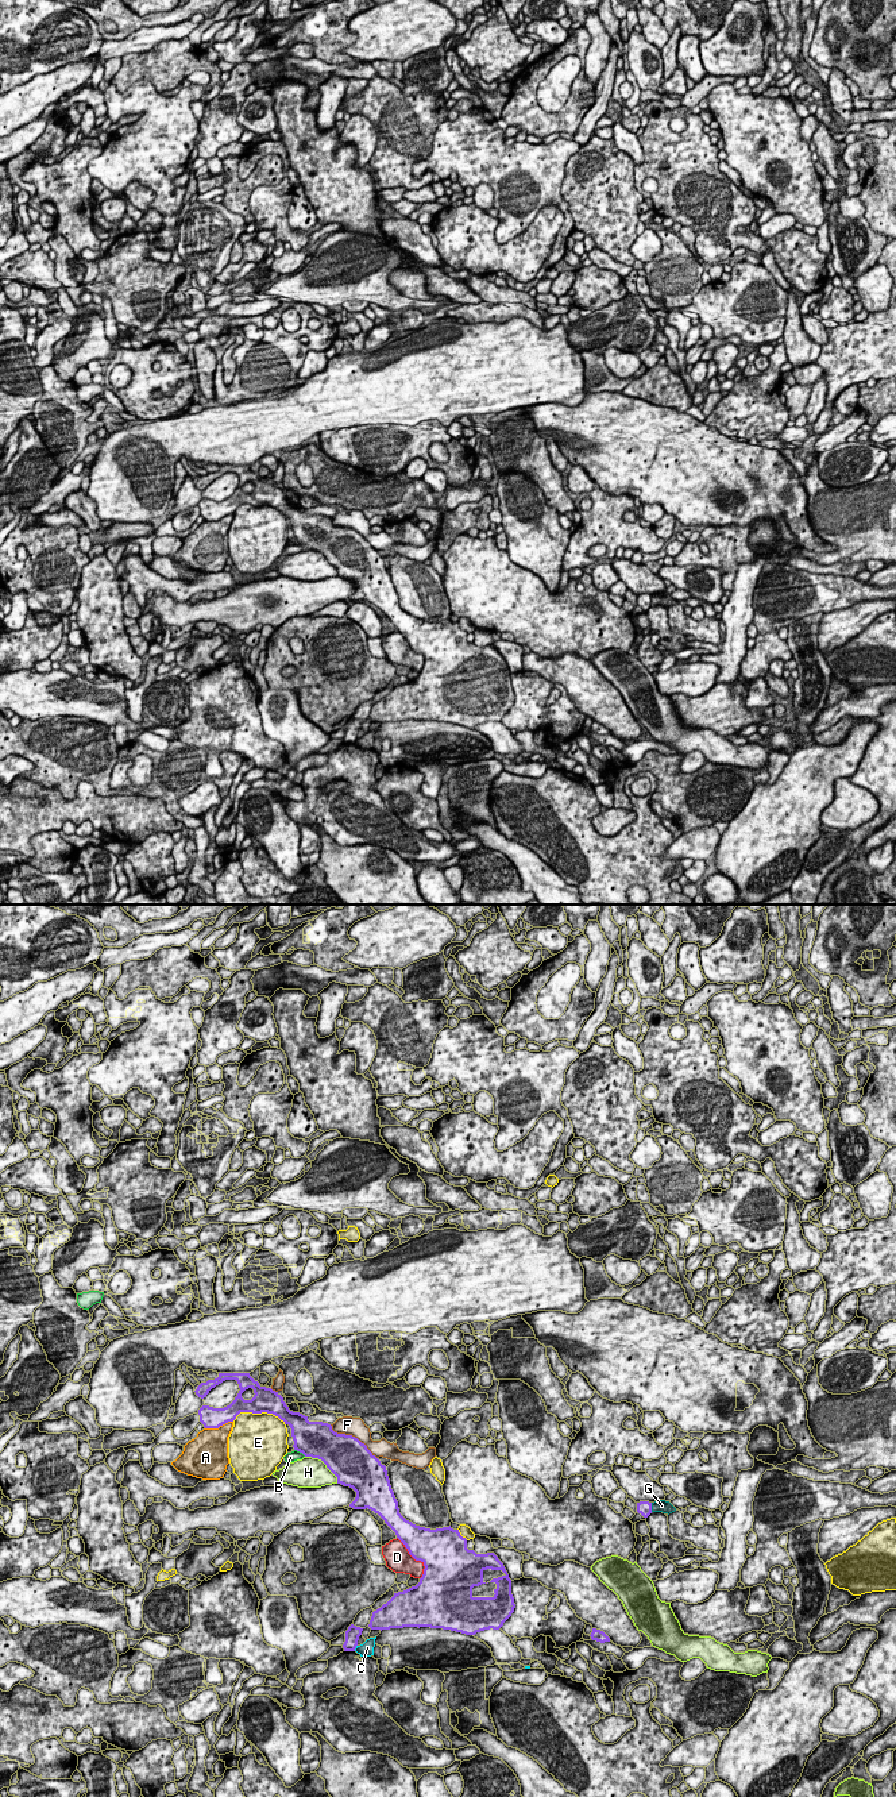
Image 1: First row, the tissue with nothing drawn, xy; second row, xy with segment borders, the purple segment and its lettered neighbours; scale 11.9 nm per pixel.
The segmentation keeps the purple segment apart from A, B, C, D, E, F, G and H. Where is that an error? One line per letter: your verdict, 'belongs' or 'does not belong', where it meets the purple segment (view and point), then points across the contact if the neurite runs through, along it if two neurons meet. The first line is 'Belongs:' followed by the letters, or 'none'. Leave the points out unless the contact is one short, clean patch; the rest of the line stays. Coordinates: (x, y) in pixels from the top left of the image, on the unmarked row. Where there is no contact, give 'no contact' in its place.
Belongs: none
A: does not belong; contact xy (219, 519)
B: does not belong; contact xy (300, 544)
C: does not belong; contact xy (355, 740)
D: does not belong; contact xy (416, 652)
E: does not belong; contact xy (259, 505)
F: does not belong; contact xy (354, 529)
G: does not belong; contact xy (651, 600); border xy (651, 596), (652, 604)
H: does not belong; contact xy (324, 555)

